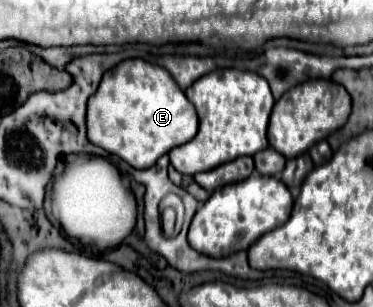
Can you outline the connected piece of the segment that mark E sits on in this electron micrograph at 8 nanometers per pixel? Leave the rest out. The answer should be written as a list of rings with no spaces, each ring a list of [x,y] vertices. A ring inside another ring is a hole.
[[[126,59],[104,73],[98,91],[88,99],[86,123],[88,141],[118,155],[134,169],[144,169],[196,135],[198,113],[164,67],[144,59]]]

